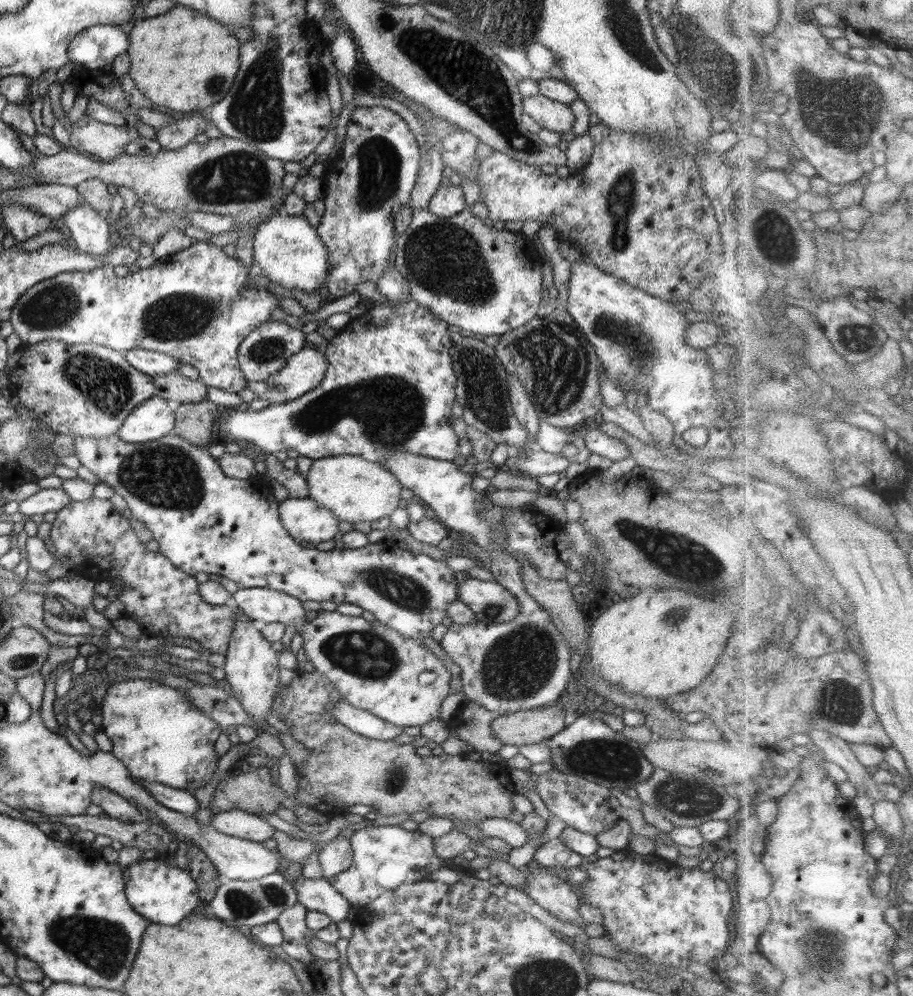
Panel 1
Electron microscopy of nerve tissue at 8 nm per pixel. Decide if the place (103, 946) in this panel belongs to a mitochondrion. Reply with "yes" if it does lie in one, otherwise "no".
yes

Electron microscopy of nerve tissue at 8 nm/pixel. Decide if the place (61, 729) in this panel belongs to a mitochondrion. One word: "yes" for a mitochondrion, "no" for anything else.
no

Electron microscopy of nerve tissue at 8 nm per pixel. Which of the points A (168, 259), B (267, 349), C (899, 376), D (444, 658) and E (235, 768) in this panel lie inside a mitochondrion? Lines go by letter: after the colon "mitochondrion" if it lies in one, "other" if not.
A: other
B: mitochondrion
C: other
D: other
E: other

